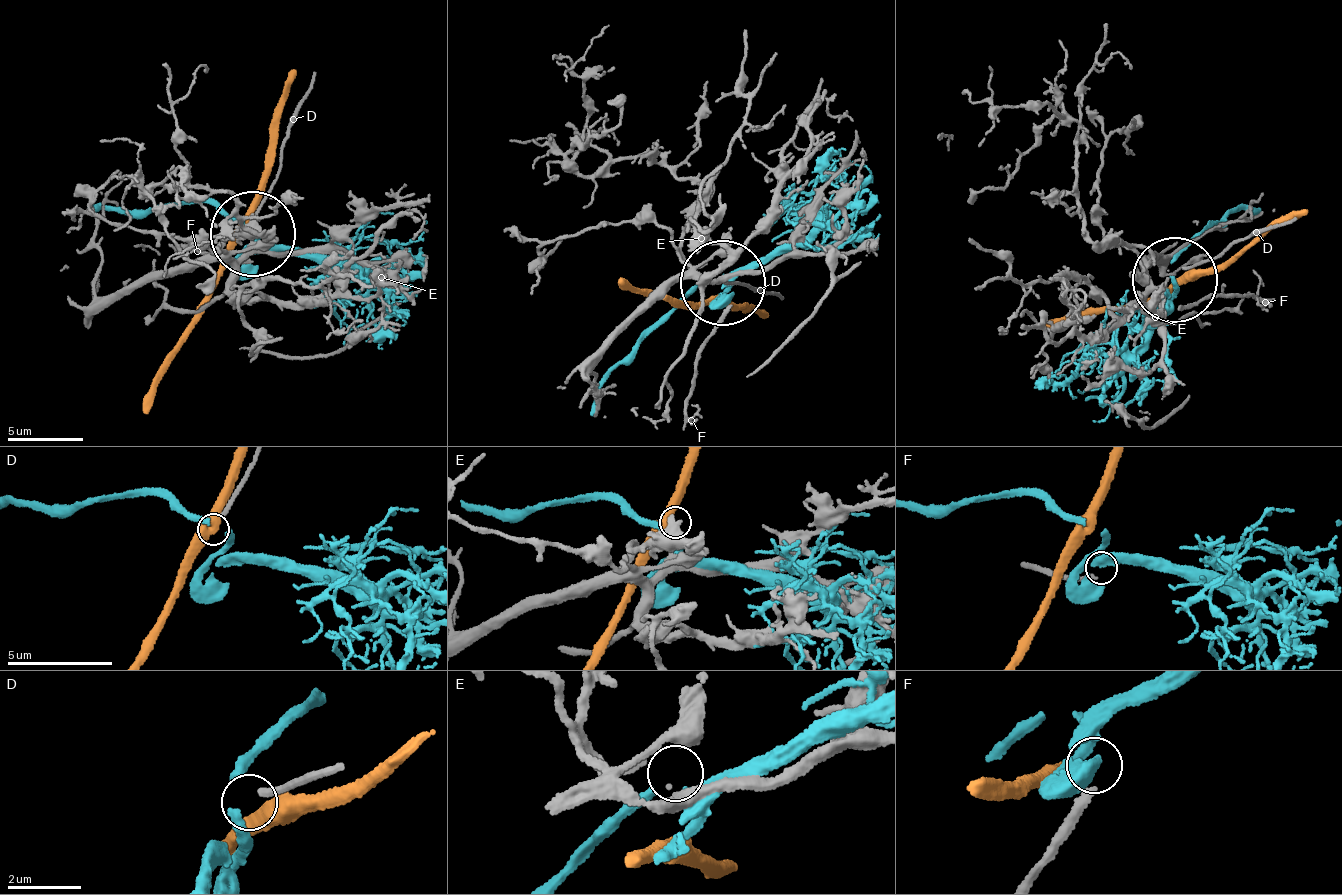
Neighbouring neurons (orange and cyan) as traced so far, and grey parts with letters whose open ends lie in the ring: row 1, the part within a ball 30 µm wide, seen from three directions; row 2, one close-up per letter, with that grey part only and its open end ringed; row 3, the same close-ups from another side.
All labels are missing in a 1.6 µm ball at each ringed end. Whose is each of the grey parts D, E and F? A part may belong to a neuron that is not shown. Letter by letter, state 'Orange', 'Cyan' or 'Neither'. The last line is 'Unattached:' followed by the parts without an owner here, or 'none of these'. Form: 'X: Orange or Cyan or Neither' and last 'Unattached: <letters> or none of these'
D: Neither
E: Neither
F: Cyan
Unattached: D, E

